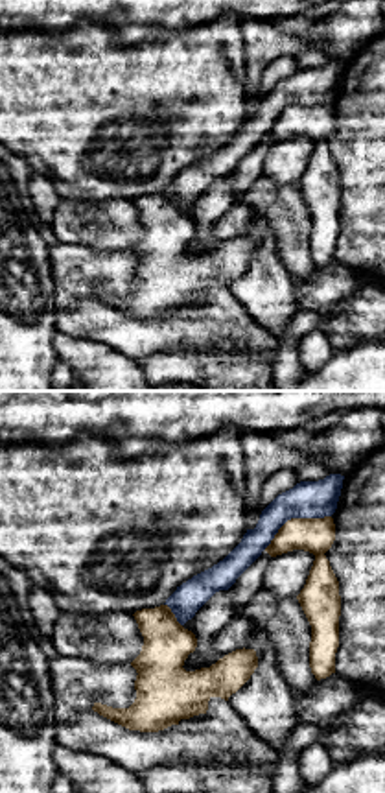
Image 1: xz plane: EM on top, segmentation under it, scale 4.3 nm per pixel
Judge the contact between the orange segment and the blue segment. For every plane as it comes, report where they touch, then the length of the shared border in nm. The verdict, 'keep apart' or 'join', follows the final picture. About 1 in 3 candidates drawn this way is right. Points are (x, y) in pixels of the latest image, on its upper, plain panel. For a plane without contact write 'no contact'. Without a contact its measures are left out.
meets orange at (295, 106); contact 320 nm long

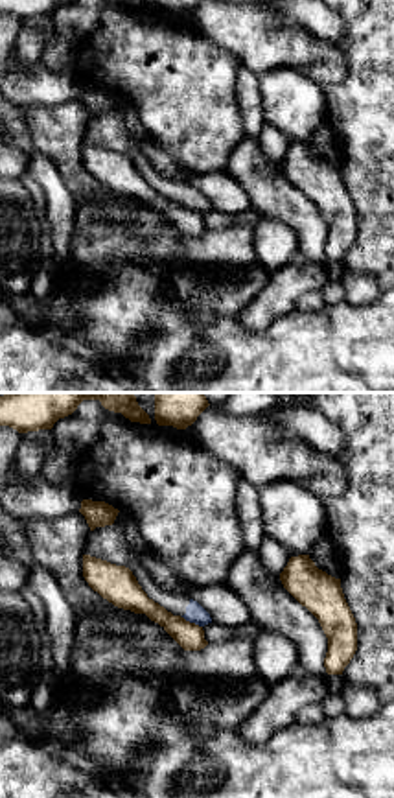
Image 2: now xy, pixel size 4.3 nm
meets orange at (192, 211); contact 100 nm long

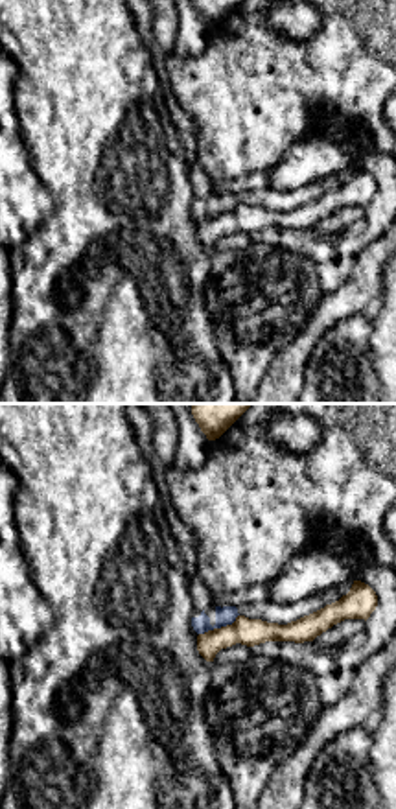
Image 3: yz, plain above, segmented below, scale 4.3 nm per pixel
meets orange at (221, 214); contact 200 nm long

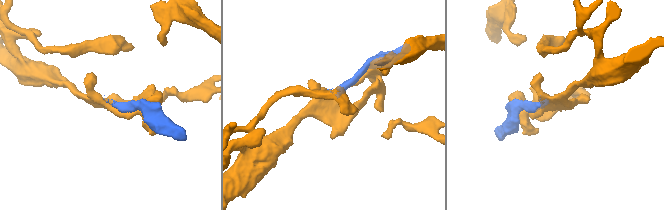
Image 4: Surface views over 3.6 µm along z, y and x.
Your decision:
keep apart

